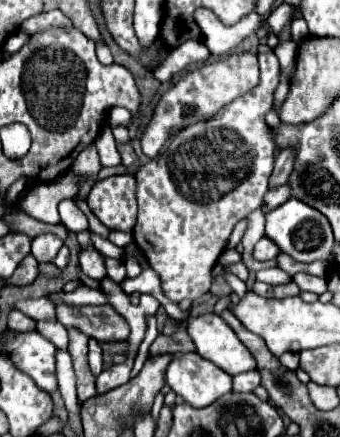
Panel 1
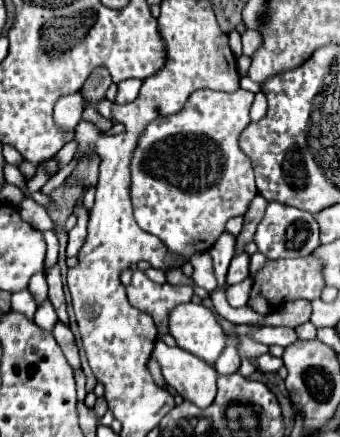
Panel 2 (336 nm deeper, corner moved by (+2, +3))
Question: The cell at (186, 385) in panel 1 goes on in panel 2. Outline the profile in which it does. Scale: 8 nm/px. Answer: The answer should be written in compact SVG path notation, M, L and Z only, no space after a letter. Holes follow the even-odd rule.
M162 340L156 342L152 358L158 360L168 386L172 386L184 400L190 400L200 408L212 404L218 378L214 366L182 348L170 348Z

